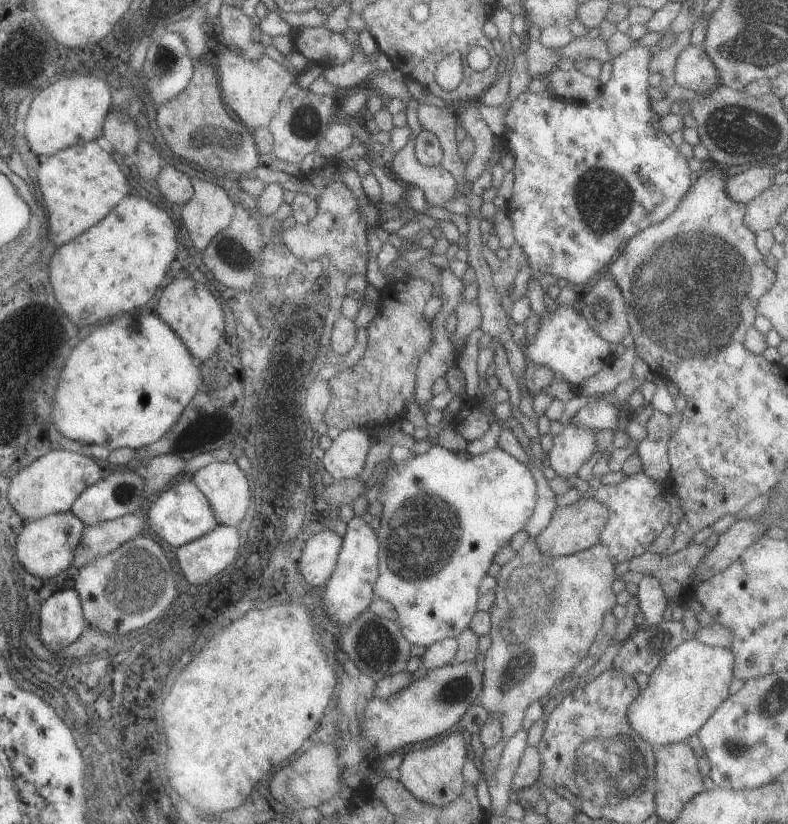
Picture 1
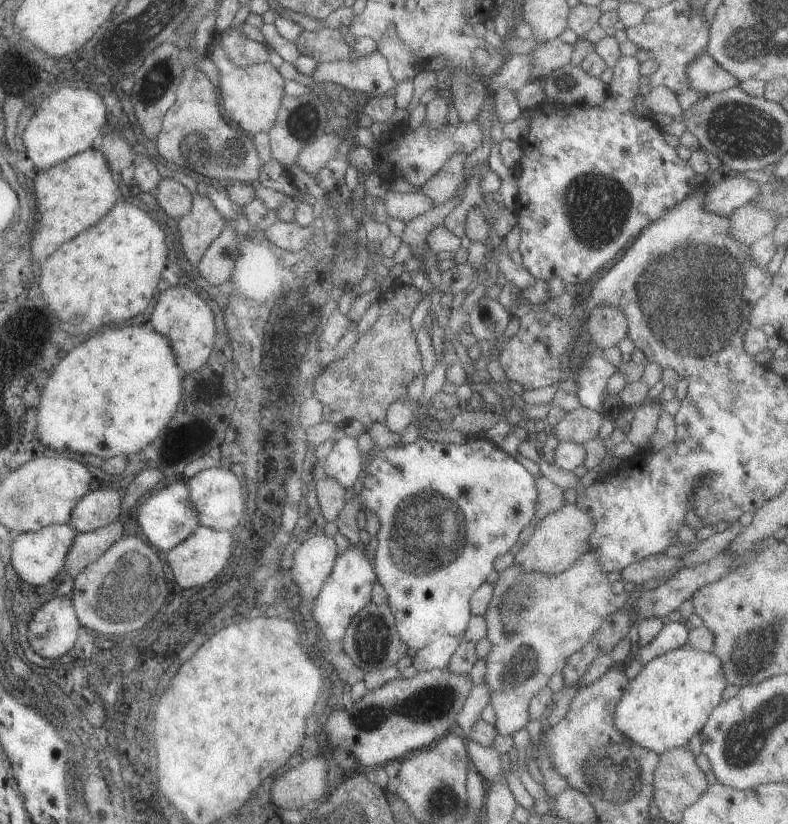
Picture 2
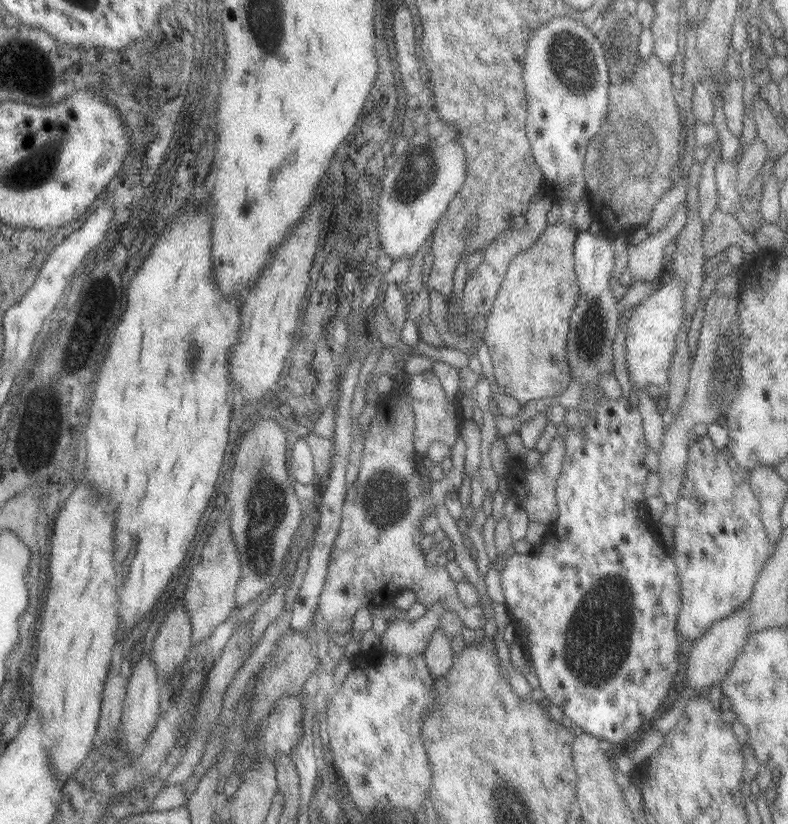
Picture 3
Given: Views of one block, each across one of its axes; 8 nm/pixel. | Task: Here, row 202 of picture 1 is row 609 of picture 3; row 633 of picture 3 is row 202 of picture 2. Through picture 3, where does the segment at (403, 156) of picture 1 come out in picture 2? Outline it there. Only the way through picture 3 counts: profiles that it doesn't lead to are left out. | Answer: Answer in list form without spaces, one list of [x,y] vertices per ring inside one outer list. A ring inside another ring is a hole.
[[[387,191],[383,200],[384,214],[387,219],[411,221],[414,217],[432,208],[431,200],[418,191],[393,193]]]

